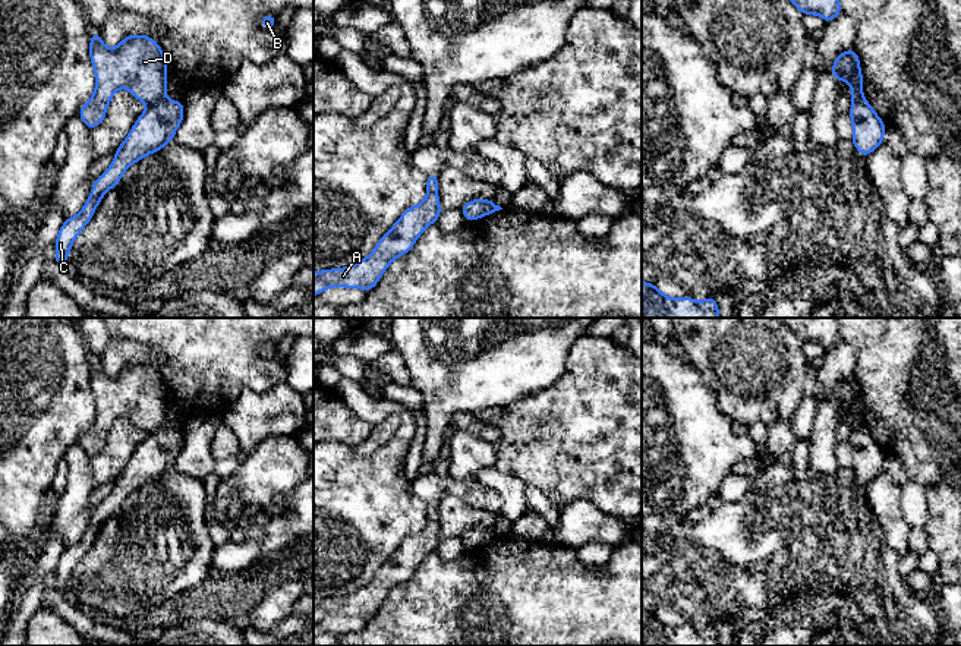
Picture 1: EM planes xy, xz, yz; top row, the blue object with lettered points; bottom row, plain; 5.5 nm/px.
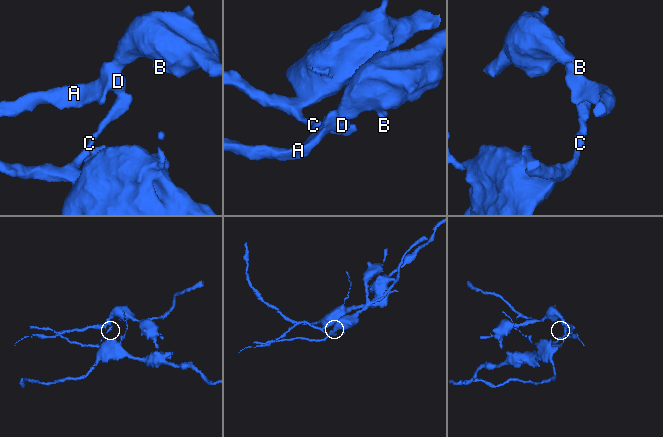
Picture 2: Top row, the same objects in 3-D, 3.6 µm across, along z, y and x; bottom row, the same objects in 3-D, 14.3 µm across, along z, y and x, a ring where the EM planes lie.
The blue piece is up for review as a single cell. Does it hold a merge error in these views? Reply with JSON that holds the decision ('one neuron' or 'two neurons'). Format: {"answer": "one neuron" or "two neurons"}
{"answer": "two neurons"}

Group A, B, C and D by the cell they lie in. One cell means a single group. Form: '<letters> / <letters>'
A B D / C

